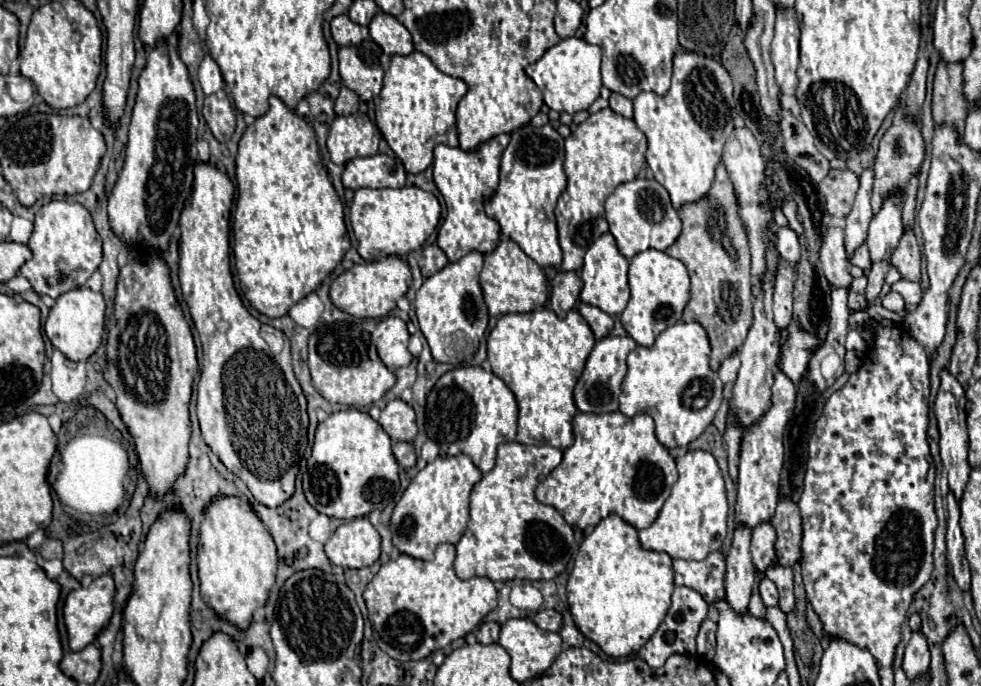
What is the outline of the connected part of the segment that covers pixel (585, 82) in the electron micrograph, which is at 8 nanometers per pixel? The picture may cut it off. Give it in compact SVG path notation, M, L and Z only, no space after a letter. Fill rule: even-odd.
M566 37L558 45L550 47L536 63L526 67L526 73L540 87L544 103L558 111L574 115L576 111L588 109L600 97L600 57L602 49L598 45L588 45L584 39Z

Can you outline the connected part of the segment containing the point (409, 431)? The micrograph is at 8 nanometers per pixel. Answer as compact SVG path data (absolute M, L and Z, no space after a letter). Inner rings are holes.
M392 399L382 409L378 423L384 427L384 431L390 435L390 439L396 441L412 441L418 433L414 409L404 403L402 399Z

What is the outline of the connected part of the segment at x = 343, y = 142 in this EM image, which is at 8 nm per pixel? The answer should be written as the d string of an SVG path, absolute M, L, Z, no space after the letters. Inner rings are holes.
M356 113L336 117L328 133L328 153L336 165L344 165L354 157L376 155L382 135L368 115Z

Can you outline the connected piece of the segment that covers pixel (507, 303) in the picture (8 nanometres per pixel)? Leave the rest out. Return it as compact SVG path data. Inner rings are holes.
M502 239L494 251L486 253L484 269L480 273L480 285L492 317L500 317L506 313L528 313L544 307L548 299L544 271L512 239Z

